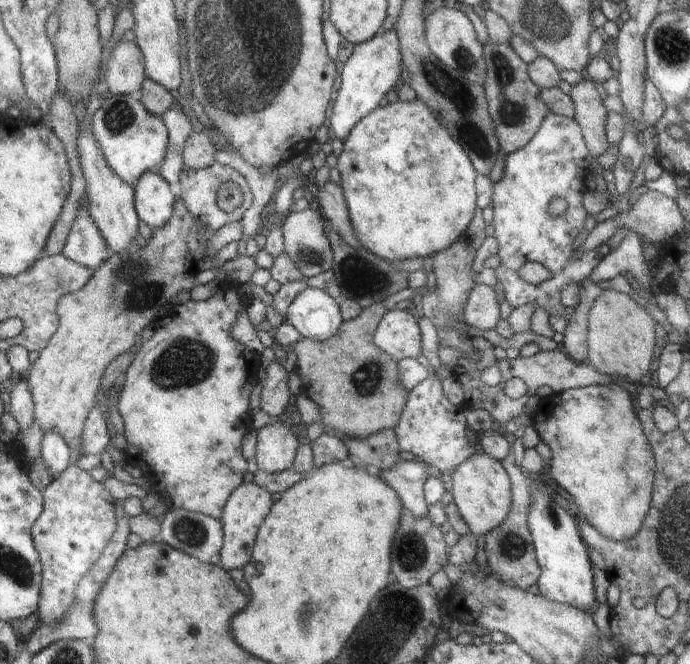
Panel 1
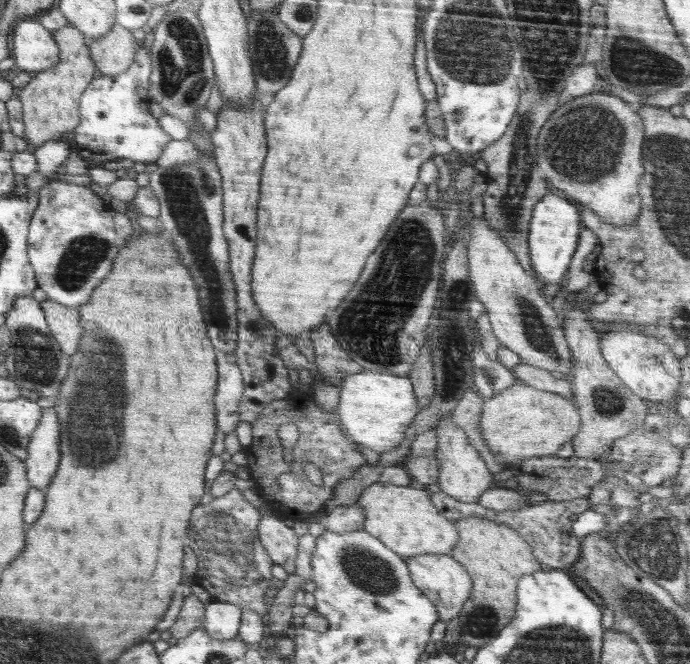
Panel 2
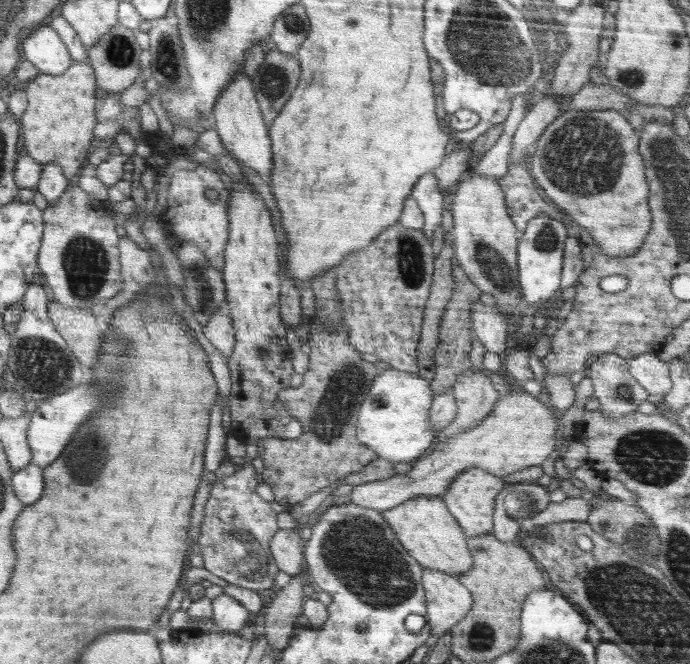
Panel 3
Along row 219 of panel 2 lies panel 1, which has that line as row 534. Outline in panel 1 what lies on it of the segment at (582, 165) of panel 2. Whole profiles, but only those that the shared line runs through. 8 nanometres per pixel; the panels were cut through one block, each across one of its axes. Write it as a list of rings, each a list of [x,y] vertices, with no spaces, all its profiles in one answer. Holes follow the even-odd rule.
[[[617,382],[608,385],[589,385],[580,389],[567,389],[562,393],[554,393],[540,400],[540,405],[535,410],[534,428],[538,431],[542,442],[546,443],[552,452],[552,461],[546,470],[546,476],[567,495],[579,518],[590,522],[598,532],[612,541],[626,541],[636,536],[642,529],[642,520],[646,519],[646,512],[650,508],[650,496],[655,491],[654,450],[648,441],[643,422],[640,421],[639,414],[636,412],[636,396],[632,396],[632,392],[628,392],[628,388],[618,386]]]

